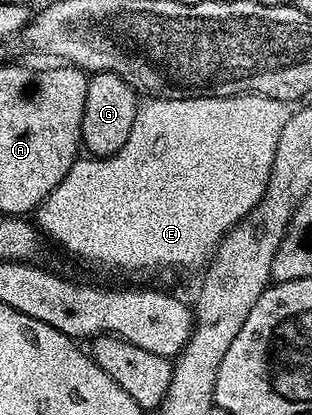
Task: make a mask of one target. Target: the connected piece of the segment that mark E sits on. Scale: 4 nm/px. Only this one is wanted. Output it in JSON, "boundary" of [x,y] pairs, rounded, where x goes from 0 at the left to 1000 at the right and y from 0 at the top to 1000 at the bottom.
{"boundary":[[[606,231],[574,236],[474,236],[452,248],[429,284],[429,313],[404,333],[404,352],[349,376],[295,376],[247,383],[231,405],[186,439],[179,455],[141,480],[138,492],[109,513],[112,537],[131,561],[167,566],[167,578],[192,598],[208,598],[231,617],[256,627],[285,627],[295,636],[324,636],[333,646],[388,646],[397,655],[487,655],[497,646],[641,646],[651,648],[689,617],[705,576],[740,554],[772,520],[795,520],[824,487],[853,467],[853,439],[878,400],[878,361],[891,361],[891,333],[904,325],[904,304],[917,304],[929,260],[907,241],[862,231]]]}

